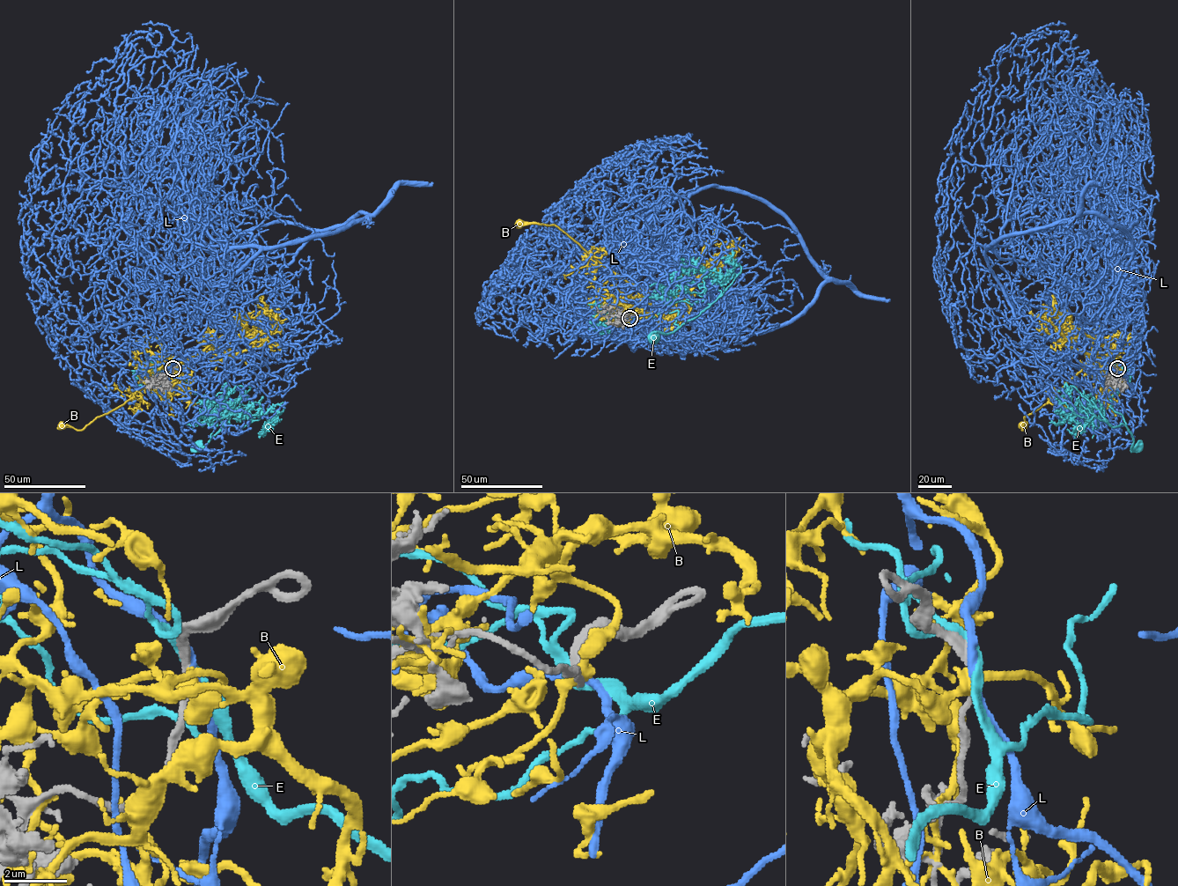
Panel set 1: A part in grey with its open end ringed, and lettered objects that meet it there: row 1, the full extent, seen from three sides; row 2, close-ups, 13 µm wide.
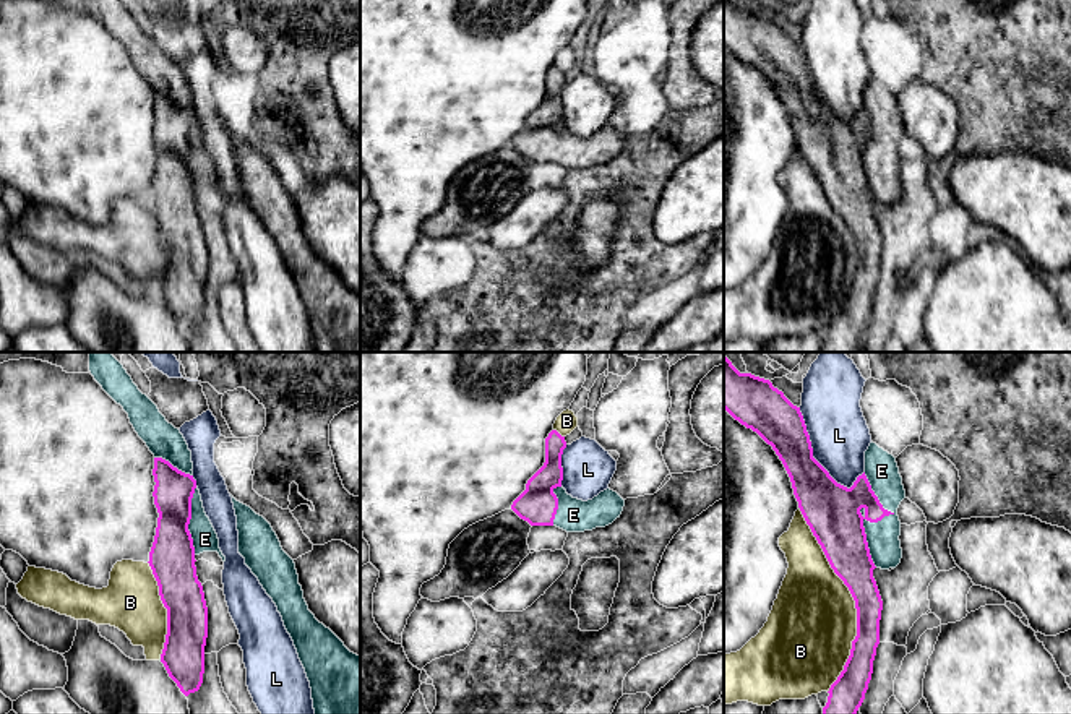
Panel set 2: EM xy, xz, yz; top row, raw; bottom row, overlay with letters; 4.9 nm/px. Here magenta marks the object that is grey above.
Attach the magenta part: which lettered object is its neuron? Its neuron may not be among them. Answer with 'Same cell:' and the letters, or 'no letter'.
Same cell: E

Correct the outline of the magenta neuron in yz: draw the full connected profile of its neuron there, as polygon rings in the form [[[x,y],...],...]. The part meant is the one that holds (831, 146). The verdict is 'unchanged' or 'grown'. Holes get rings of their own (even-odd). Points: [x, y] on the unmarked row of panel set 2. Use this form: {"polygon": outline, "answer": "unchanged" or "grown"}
{"polygon": [[[724,0],[724,45],[772,83],[790,114],[794,131],[806,161],[831,204],[844,217],[855,237],[857,273],[852,277],[844,307],[831,321],[828,339],[823,344],[823,352],[855,352],[865,336],[880,281],[883,237],[873,206],[896,204],[902,195],[897,144],[905,135],[905,127],[896,94],[871,78],[865,88],[865,109],[857,114],[850,125],[837,120],[813,94],[800,44],[794,42],[769,16],[740,10],[732,0]]], "answer": "grown"}

